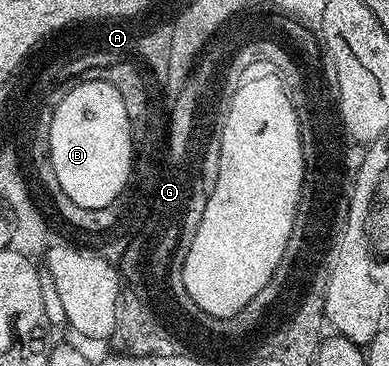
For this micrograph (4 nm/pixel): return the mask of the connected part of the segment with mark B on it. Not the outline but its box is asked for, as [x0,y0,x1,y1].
[49,79,130,211]

